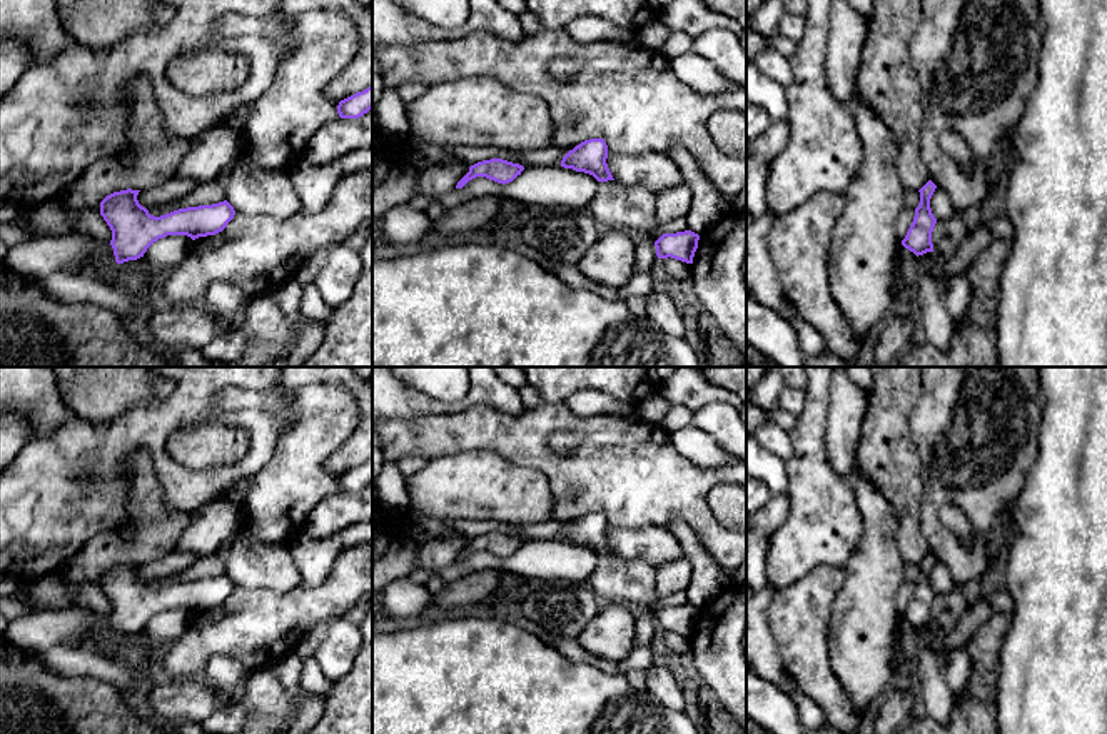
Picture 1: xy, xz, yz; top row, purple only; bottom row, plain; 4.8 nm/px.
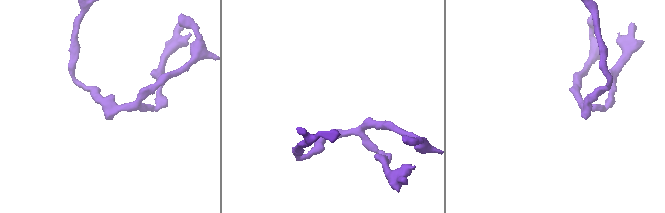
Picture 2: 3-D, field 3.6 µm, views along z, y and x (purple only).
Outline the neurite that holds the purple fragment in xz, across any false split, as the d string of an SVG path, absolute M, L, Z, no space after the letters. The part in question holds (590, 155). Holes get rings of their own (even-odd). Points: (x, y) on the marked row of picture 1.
M589 138L569 150L561 167L593 175L598 182L614 180L608 163L608 145L604 138Z

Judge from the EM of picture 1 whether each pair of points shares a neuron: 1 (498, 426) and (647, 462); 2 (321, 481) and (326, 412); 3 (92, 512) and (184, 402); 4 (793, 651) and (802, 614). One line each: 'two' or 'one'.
1: one
2: one
3: one
4: one

